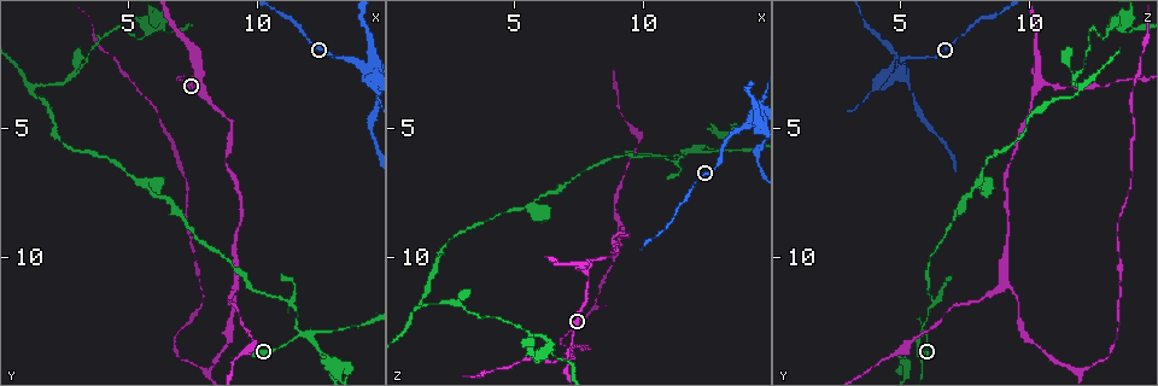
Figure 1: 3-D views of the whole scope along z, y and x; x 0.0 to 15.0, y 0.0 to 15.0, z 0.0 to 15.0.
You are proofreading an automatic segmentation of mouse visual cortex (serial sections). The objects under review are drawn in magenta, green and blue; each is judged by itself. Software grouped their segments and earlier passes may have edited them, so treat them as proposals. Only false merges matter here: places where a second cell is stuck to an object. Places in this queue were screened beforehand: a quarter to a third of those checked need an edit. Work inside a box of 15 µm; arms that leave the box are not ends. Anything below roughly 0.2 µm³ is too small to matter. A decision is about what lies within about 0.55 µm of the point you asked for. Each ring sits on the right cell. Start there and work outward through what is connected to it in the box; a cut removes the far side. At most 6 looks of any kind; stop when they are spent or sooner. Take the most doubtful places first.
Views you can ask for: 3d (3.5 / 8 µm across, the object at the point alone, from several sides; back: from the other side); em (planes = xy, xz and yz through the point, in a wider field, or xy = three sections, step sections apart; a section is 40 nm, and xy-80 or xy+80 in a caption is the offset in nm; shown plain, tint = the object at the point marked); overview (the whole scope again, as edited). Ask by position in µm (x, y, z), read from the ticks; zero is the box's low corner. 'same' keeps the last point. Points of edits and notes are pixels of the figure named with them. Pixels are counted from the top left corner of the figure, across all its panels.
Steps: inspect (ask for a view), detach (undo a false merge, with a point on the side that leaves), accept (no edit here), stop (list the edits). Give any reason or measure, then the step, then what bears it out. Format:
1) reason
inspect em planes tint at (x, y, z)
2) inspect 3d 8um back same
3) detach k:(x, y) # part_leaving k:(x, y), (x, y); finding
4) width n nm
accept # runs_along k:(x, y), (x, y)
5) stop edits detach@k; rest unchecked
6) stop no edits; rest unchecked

sharp bend
inspect em xy step 2 tint at (11.7, 12.9, 5.9)

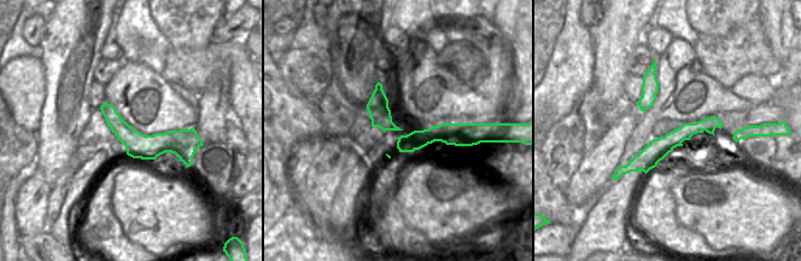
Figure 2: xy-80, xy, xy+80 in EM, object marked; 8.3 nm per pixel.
see where the arms go
inspect 3d 3.5um same

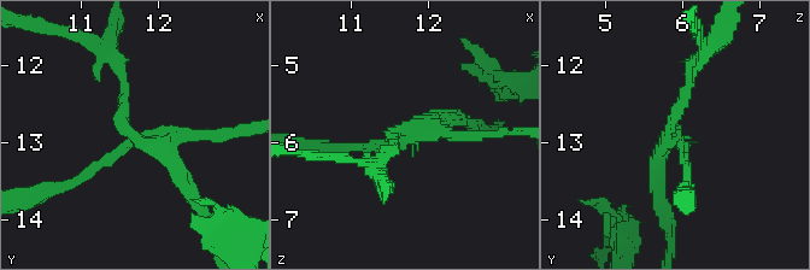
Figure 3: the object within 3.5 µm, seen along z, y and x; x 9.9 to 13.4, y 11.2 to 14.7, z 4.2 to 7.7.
detach 3:(682, 95) # part_leaving 3:(671, 134), (703, 41); a second cell is stuck on

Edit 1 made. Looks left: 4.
calibre changes
inspect 3d 3.5um at (14.4, 2.6, 4.9)

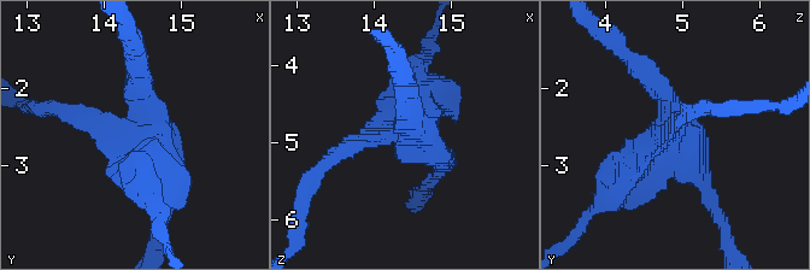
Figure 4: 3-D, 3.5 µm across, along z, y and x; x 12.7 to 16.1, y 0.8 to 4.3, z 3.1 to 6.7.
inspect em xy step 1 tint at (14.40, 2.60, 4.95)

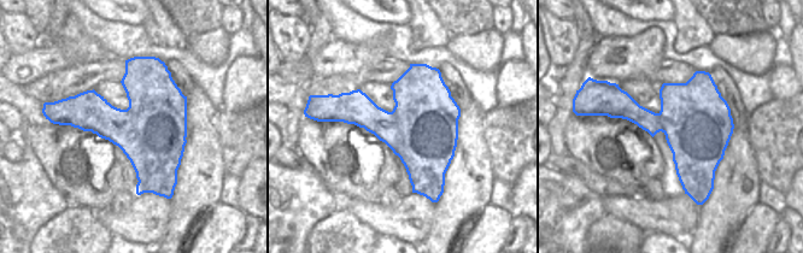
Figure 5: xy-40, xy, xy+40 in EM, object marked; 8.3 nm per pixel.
detach 4:(649, 80) # two cells meet here

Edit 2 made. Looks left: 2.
abrupt turn
inspect em planes tint at (7.8, 3.2, 10.4)

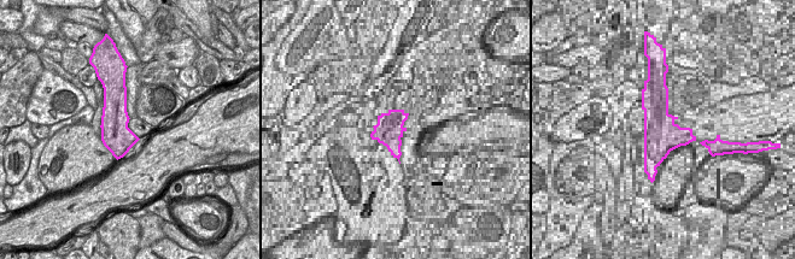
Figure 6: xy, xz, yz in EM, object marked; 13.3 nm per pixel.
inspect 3d 3.5um same

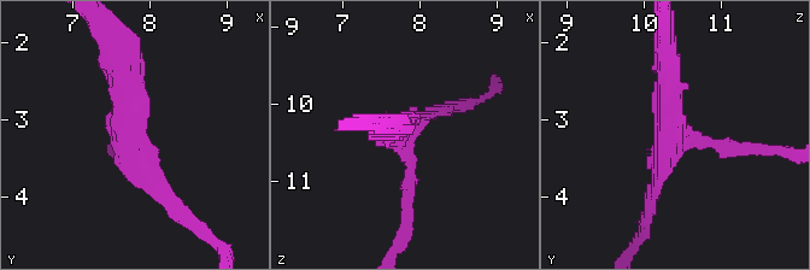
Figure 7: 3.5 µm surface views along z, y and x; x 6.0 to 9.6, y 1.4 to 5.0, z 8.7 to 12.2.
accept # one cell here

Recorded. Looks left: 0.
stop edits detach@3, detach@4; rest unchecked

